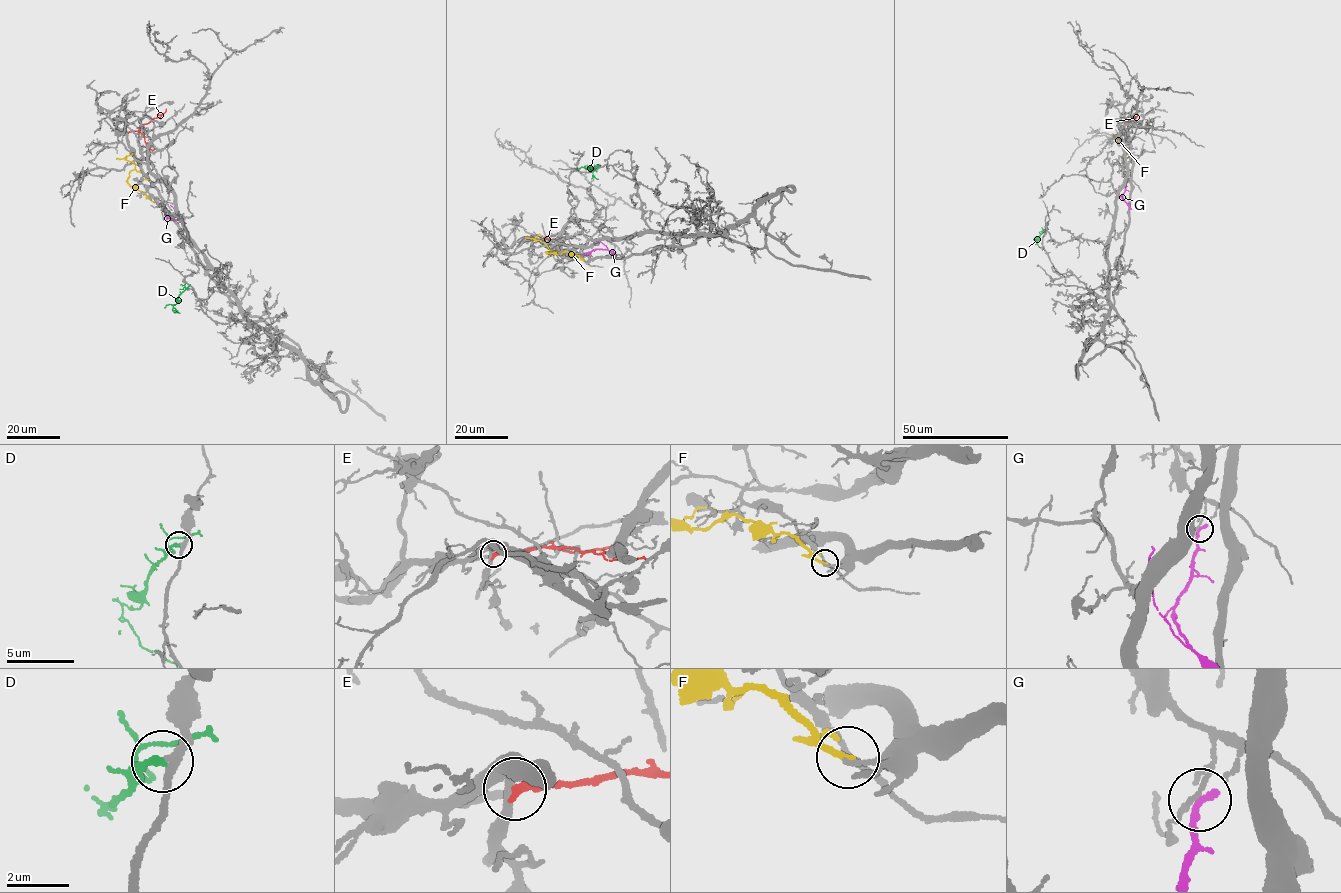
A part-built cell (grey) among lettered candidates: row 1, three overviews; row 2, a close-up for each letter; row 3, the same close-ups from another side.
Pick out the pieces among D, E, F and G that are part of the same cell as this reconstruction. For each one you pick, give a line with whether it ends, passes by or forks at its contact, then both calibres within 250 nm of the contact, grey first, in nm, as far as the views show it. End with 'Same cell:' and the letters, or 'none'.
Same cell: none

